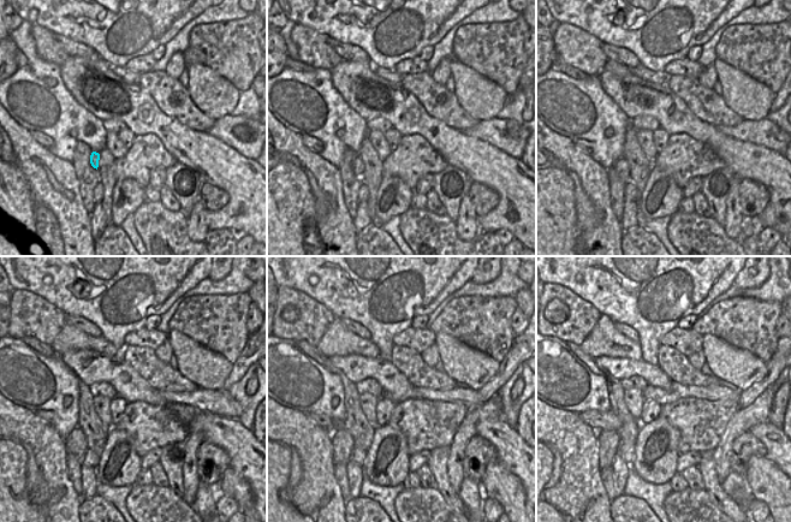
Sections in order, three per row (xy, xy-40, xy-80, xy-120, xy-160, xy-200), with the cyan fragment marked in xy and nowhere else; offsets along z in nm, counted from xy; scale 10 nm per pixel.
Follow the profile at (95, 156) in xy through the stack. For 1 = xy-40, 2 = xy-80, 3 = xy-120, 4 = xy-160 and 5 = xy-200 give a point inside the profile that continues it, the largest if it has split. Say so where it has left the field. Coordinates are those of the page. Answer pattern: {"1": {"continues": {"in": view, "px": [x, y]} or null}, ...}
{"1": {"continues": {"in": "xy-40", "px": [357, 165]}}, "2": {"continues": {"in": "xy-80", "px": [620, 166]}}, "3": {"continues": {"in": "xy-120", "px": [75, 443]}}, "4": {"continues": {"in": "xy-160", "px": [343, 443]}}, "5": {"continues": {"in": "xy-200", "px": [608, 442]}}}

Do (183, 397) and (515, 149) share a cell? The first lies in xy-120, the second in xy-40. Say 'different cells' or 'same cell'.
same cell

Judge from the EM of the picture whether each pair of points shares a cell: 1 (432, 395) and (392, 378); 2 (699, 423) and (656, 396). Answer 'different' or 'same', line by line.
1: different
2: different

